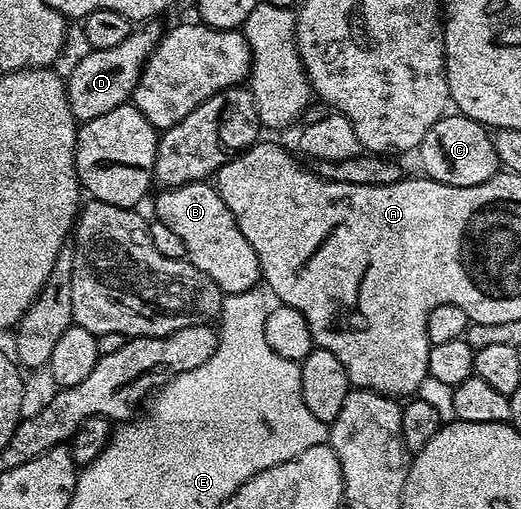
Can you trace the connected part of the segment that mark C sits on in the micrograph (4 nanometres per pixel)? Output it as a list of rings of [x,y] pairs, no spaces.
[[[447,113],[439,121],[435,121],[435,125],[427,129],[427,137],[423,137],[419,154],[421,167],[425,170],[422,172],[443,185],[456,187],[479,185],[499,171],[495,145],[485,124],[476,123],[460,113]]]

